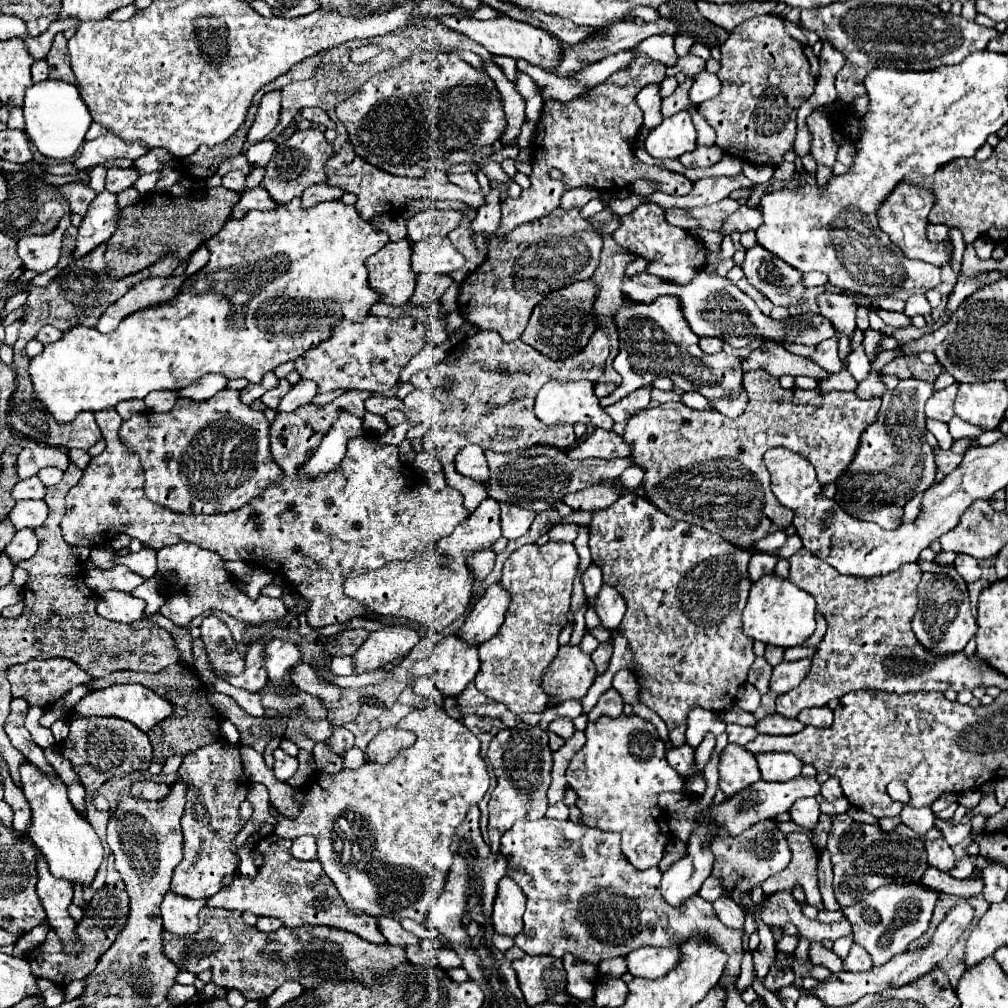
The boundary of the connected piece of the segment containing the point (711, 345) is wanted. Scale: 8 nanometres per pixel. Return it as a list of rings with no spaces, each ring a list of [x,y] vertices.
[[[705,337],[699,341],[699,347],[705,351],[705,353],[719,353],[721,347],[723,347],[723,341],[721,339],[713,339],[713,337]]]

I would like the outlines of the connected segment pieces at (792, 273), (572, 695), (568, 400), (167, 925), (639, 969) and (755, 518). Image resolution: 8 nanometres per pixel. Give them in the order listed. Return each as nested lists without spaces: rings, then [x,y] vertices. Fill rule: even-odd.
[[[761,245],[747,251],[741,267],[745,279],[771,303],[791,307],[803,301],[803,275],[797,269],[791,269],[787,263],[781,263],[781,259],[775,255],[769,255],[769,251],[765,251]]]
[[[559,647],[555,659],[541,677],[541,687],[549,697],[551,707],[575,699],[581,701],[595,679],[595,665],[579,647]]]
[[[573,381],[573,383],[547,383],[539,393],[537,393],[537,403],[535,403],[535,415],[537,419],[547,425],[577,425],[583,423],[587,427],[601,427],[601,429],[611,429],[613,419],[603,411],[599,405],[599,399],[593,393],[593,385],[589,381]]]
[[[171,891],[165,895],[161,903],[163,929],[177,935],[187,937],[197,933],[199,929],[199,911],[205,907],[207,899],[181,899],[181,895],[173,895]]]
[[[671,945],[671,947],[641,947],[633,953],[627,955],[629,959],[629,973],[635,977],[645,977],[645,979],[655,979],[663,977],[669,971],[677,967],[681,961],[681,945]]]
[[[751,369],[745,373],[745,385],[749,391],[749,407],[745,415],[737,419],[725,419],[717,411],[695,411],[683,403],[663,403],[655,409],[643,409],[627,421],[623,439],[633,447],[633,461],[643,467],[643,489],[655,507],[665,511],[669,517],[701,525],[707,531],[725,535],[733,545],[741,549],[753,547],[757,539],[769,533],[783,531],[791,525],[793,513],[781,505],[769,489],[769,473],[763,463],[763,453],[773,447],[791,447],[797,453],[807,453],[821,485],[835,481],[841,471],[851,463],[861,433],[881,407],[881,399],[859,399],[855,393],[843,391],[803,391],[803,389],[783,389],[779,379],[769,375],[765,369]],[[679,473],[679,481],[673,477]]]

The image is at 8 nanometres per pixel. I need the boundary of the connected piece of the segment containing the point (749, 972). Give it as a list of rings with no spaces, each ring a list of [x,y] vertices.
[[[751,949],[745,951],[743,963],[741,963],[741,973],[737,979],[737,993],[743,993],[747,987],[751,987],[755,981],[755,965],[753,965],[753,953]]]

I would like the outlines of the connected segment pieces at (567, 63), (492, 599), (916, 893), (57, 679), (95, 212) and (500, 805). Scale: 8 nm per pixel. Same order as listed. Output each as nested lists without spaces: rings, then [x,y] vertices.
[[[659,17],[655,23],[645,23],[645,25],[637,25],[631,19],[623,21],[623,23],[615,23],[609,27],[609,31],[601,31],[601,33],[593,33],[589,35],[589,39],[585,39],[585,43],[577,43],[577,45],[567,45],[565,47],[565,55],[561,59],[561,63],[553,69],[553,73],[557,77],[577,77],[585,67],[613,55],[625,49],[633,49],[637,47],[641,41],[645,41],[651,35],[677,35],[677,23],[671,17]]]
[[[501,583],[491,585],[485,595],[475,603],[473,611],[467,615],[463,627],[457,631],[457,637],[463,641],[471,641],[481,645],[489,641],[505,619],[505,611],[509,607],[509,593],[501,587]]]
[[[905,883],[905,887],[879,887],[857,905],[845,907],[843,913],[853,925],[853,941],[861,945],[871,955],[873,965],[879,967],[895,955],[909,951],[909,947],[929,929],[935,903],[935,891],[923,887],[921,883]]]
[[[33,659],[25,665],[13,665],[7,669],[5,673],[7,681],[11,683],[11,695],[13,697],[23,697],[29,707],[39,705],[39,707],[47,707],[51,703],[55,703],[63,693],[71,691],[77,685],[87,683],[89,675],[85,671],[81,671],[81,667],[77,667],[73,661],[67,659]]]
[[[101,191],[89,205],[87,215],[83,217],[83,223],[77,233],[73,257],[77,259],[77,257],[93,251],[93,247],[97,247],[99,243],[107,241],[113,235],[113,231],[117,229],[119,213],[121,213],[121,209],[117,205],[117,195],[111,191]]]
[[[521,725],[499,731],[491,741],[487,757],[497,775],[497,787],[493,789],[489,799],[489,837],[491,837],[491,849],[497,853],[501,835],[507,829],[511,829],[515,821],[545,817],[547,811],[545,793],[551,785],[553,751],[549,749],[547,731],[543,731],[539,725],[535,727]]]

